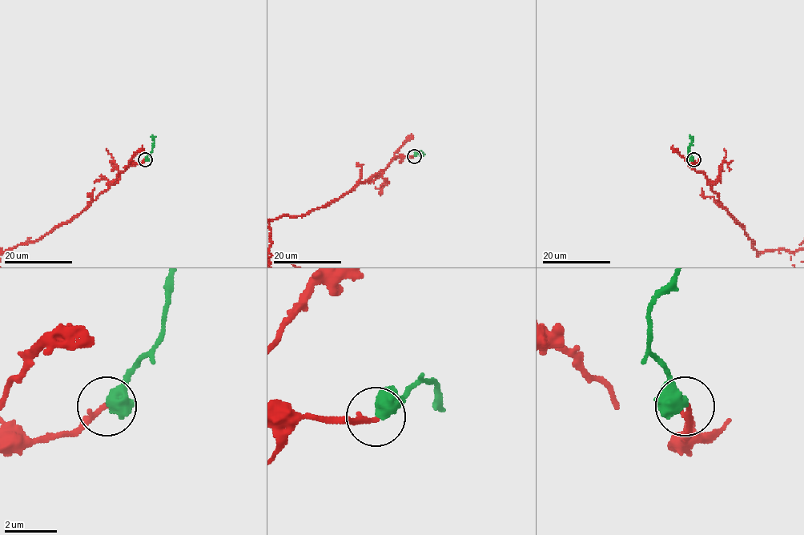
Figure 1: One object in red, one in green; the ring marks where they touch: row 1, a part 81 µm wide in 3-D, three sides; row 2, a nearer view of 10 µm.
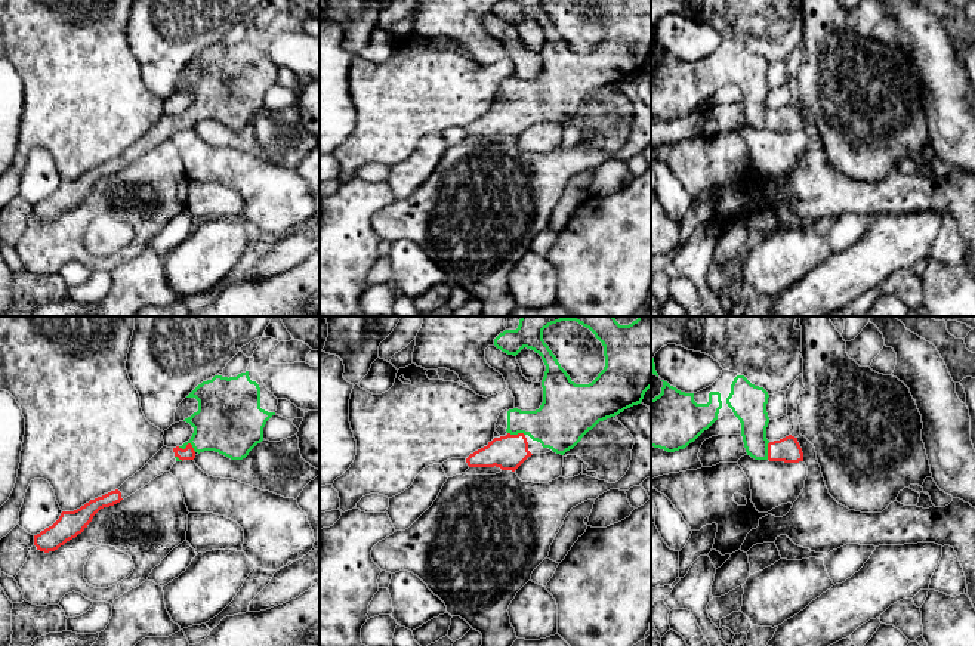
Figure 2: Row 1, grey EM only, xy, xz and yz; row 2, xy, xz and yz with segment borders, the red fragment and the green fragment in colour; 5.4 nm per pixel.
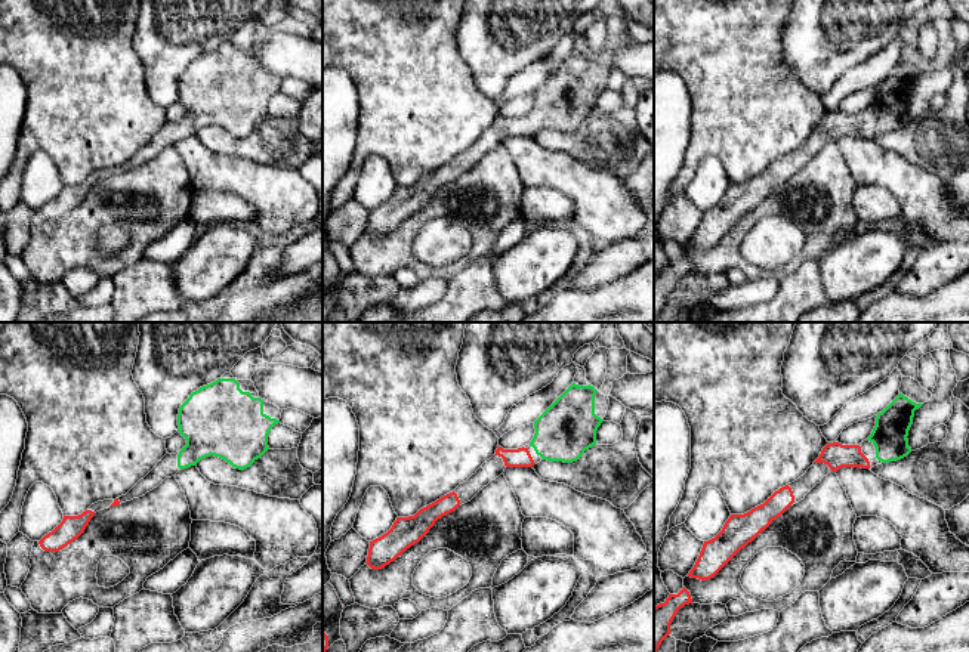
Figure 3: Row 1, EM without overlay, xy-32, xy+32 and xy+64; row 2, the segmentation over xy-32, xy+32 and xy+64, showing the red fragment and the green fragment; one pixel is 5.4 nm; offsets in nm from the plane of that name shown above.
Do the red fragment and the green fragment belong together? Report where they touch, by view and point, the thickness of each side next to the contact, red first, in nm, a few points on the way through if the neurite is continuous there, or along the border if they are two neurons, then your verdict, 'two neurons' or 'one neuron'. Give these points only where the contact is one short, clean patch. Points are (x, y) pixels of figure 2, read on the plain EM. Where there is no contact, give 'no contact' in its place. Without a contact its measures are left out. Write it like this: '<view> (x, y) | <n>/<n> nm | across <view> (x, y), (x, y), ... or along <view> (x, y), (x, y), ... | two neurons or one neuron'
xy (188, 113) | 70/360 nm | one neuron

